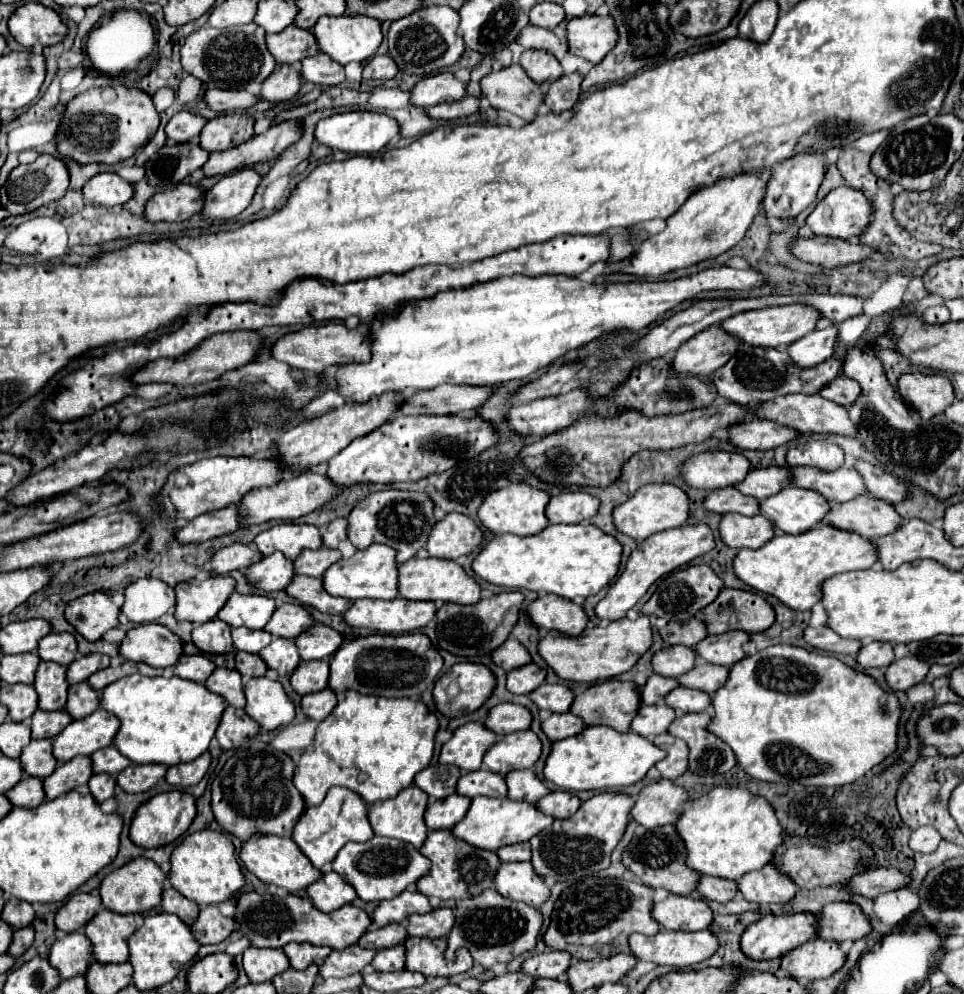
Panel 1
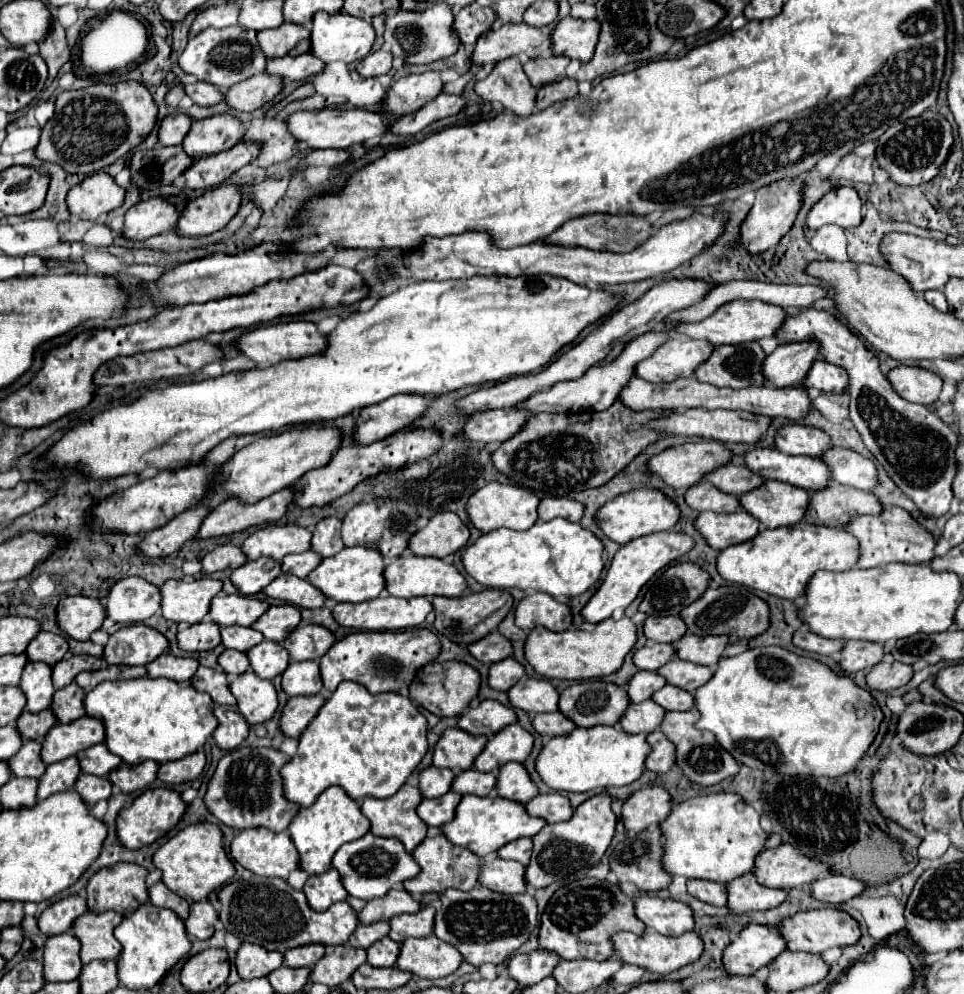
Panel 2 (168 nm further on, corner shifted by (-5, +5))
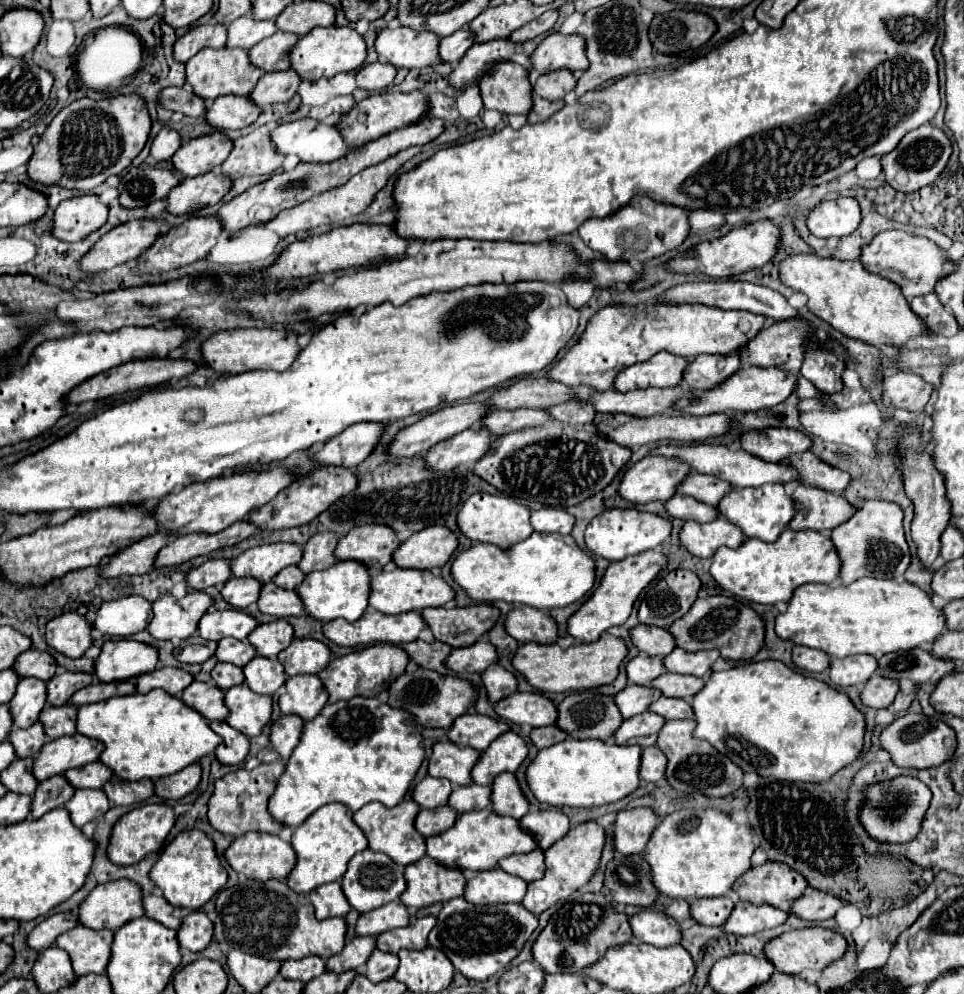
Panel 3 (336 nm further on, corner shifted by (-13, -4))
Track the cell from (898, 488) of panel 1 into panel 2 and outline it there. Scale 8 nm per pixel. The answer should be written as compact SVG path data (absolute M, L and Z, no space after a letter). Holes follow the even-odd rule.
M833 447L821 459L829 465L833 481L841 485L849 485L863 491L871 491L871 487L877 485L875 463L851 449Z

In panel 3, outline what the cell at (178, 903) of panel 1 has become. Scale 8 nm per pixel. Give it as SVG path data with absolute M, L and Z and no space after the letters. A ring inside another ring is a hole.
M155 894L145 896L143 898L143 908L145 908L145 916L155 918L157 922L161 922L161 924L165 924L173 930L177 930L181 926L181 920L179 920L175 908L163 896L155 896Z

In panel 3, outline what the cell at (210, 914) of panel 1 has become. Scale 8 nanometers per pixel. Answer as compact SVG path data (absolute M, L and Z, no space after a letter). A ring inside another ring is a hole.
M195 910L183 918L183 924L177 932L177 940L181 948L191 952L201 952L209 946L213 938L213 922L207 918L203 910Z

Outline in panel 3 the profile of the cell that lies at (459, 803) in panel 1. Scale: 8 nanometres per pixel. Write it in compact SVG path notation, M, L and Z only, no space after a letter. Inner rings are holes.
M447 806L435 808L435 810L421 810L415 818L415 828L423 838L435 836L437 832L445 832L445 828L451 828L457 818L457 812L453 812Z

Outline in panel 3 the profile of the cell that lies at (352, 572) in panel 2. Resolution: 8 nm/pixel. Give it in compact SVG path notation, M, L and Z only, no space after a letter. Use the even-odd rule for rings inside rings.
M339 560L327 570L309 572L305 576L303 584L299 584L297 594L303 602L303 610L307 612L307 616L311 616L315 620L329 622L335 618L343 618L347 622L355 622L367 610L367 598L371 592L369 580L371 580L371 576L363 564L357 564L353 560L343 560L343 562Z

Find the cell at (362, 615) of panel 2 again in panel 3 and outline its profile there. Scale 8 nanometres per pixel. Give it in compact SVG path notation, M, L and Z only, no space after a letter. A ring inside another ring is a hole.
M373 608L361 616L357 622L345 622L345 620L331 620L323 624L323 636L337 646L347 646L347 648L357 648L357 646L371 646L371 644L403 644L403 642L413 642L417 640L419 632L423 630L425 622L419 612L405 612L397 616L387 616L381 614Z

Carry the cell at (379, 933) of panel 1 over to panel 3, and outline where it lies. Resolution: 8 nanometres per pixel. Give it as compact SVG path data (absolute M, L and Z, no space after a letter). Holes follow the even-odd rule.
M357 936L355 940L347 942L339 954L331 956L325 966L327 966L327 970L331 970L335 974L347 972L347 970L361 972L373 950L375 950L375 938L373 936Z

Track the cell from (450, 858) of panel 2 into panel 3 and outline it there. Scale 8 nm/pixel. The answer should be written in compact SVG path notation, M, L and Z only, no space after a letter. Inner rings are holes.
M429 856L405 866L407 888L401 894L401 902L407 908L427 908L435 902L447 902L463 896L465 878L459 870L449 870L435 864Z

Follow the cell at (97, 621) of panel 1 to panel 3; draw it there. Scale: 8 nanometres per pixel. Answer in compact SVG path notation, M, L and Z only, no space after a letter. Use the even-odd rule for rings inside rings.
M65 612L47 622L45 640L61 654L79 658L91 646L91 624L75 612Z

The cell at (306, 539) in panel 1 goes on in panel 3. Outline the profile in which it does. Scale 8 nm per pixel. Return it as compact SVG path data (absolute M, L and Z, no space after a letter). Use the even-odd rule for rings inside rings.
M277 542L267 546L249 548L243 554L239 554L235 560L231 560L231 574L235 578L255 578L261 584L271 582L273 576L283 570L285 566L297 564L301 560L301 546Z

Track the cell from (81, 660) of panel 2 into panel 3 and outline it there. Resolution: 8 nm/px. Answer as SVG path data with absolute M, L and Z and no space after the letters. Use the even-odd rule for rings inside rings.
M61 672L55 674L53 680L47 682L47 704L49 706L63 706L67 700L81 688L89 686L93 680L91 674L83 672Z

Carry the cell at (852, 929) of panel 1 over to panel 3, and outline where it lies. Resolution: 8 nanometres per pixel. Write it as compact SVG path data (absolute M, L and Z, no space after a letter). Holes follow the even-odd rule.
M813 926L813 928L785 932L769 940L763 948L763 954L775 966L775 970L783 974L801 974L803 970L823 970L833 960L841 958L845 954L845 948L847 948L847 942L837 932L821 928L821 926Z

